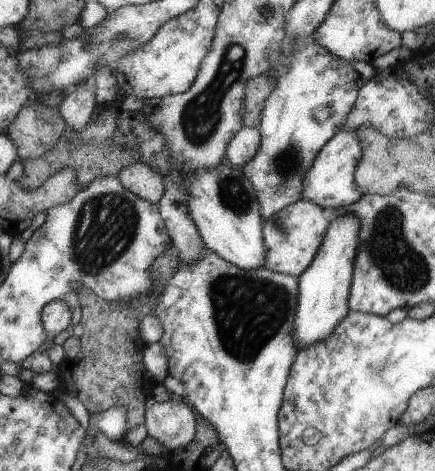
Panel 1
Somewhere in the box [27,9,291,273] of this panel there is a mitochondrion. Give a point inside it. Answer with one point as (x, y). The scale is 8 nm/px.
(201, 116)

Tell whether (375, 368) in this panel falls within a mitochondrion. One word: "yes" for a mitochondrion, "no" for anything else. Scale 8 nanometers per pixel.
yes

